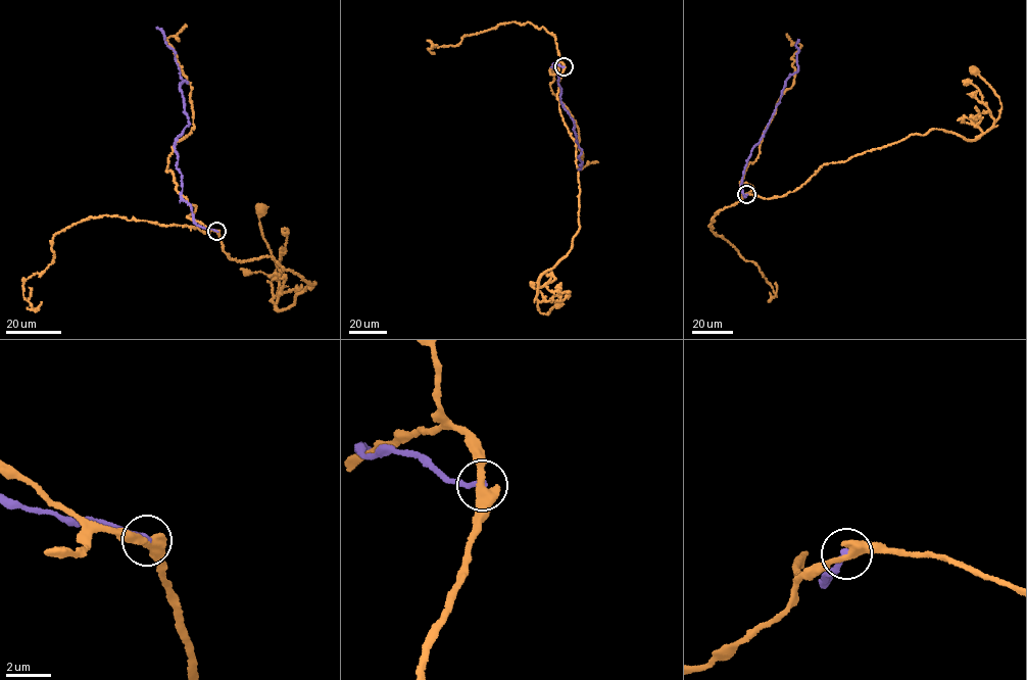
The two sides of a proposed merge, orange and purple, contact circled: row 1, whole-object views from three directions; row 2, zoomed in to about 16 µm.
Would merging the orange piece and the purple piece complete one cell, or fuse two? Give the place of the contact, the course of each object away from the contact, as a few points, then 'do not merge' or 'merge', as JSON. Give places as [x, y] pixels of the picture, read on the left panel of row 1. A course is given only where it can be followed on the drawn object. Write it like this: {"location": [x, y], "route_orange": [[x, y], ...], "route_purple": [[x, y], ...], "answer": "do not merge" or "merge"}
{"location": [216, 231], "route_orange": [[217, 232], [230, 259], [272, 257], [315, 284], [280, 311], [272, 299], [277, 264], [263, 238], [262, 210]], "route_purple": [[217, 232], [194, 223], [191, 205], [181, 196], [175, 145], [189, 124], [180, 84], [187, 83], [156, 27]], "answer": "do not merge"}

